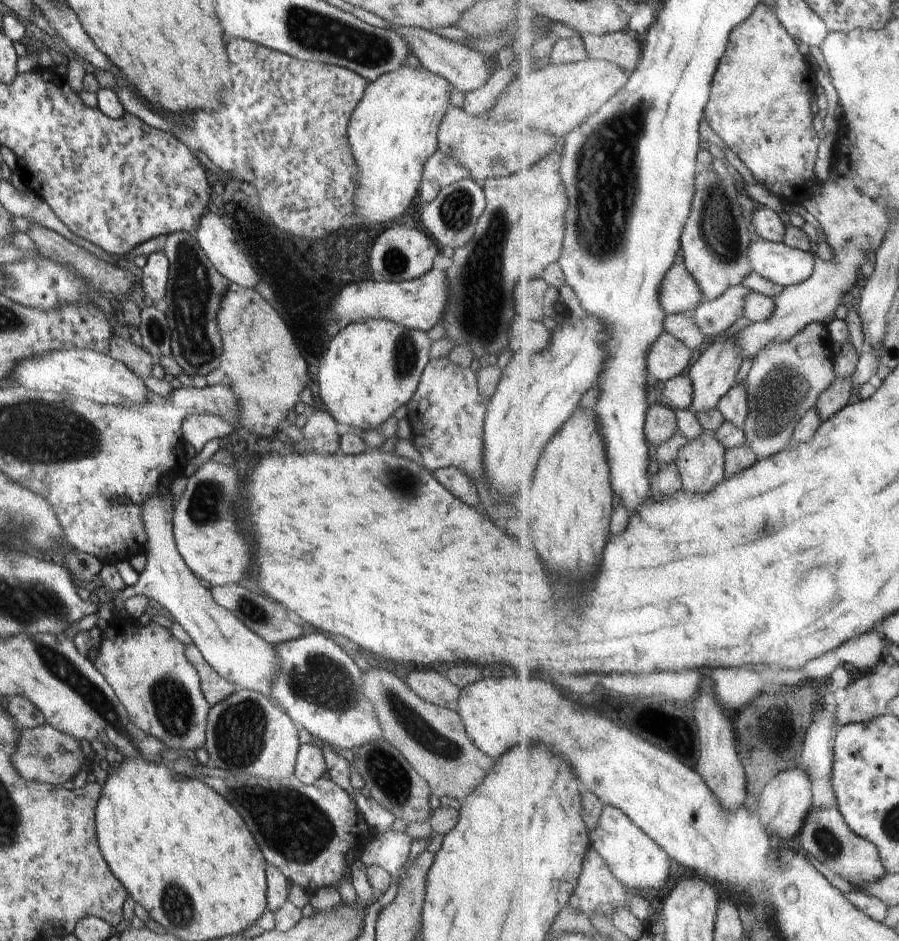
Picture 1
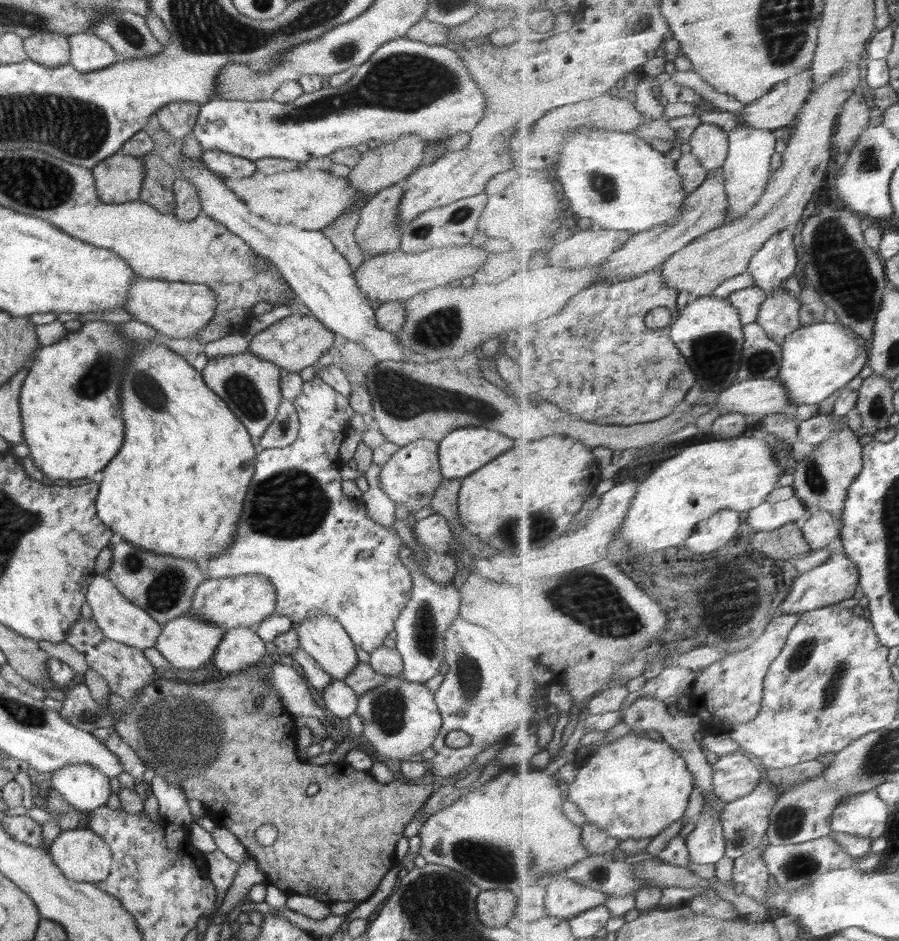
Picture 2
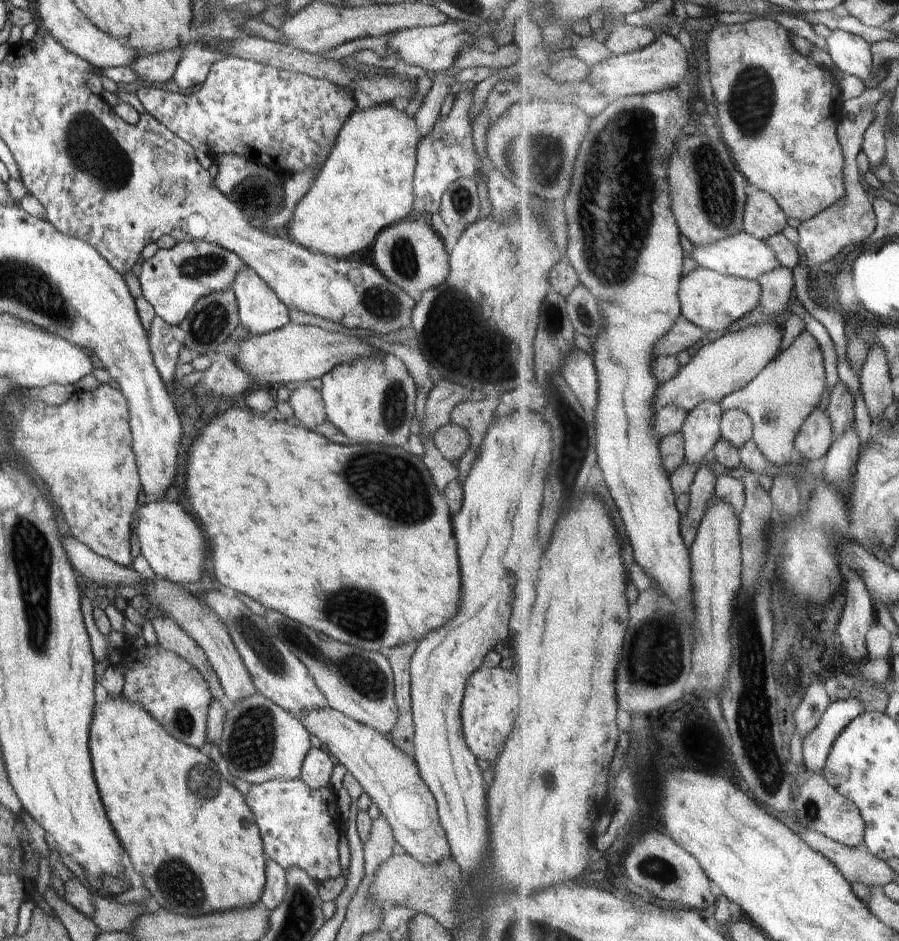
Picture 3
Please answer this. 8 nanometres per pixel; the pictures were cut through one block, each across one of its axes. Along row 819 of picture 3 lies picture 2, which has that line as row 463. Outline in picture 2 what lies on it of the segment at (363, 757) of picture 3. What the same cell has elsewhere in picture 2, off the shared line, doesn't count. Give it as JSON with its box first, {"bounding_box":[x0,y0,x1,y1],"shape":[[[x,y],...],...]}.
{"bounding_box":[380,439,443,513],"shape":[[[420,439],[400,447],[396,453],[384,463],[380,471],[380,488],[395,505],[404,506],[408,513],[417,513],[428,508],[436,488],[443,480],[438,458],[438,443]]]}

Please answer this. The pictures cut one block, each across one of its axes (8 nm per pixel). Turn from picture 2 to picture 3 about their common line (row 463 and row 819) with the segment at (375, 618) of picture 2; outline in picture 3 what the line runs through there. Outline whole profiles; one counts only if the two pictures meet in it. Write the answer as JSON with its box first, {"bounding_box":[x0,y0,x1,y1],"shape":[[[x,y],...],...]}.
{"bounding_box":[243,779,344,883],"shape":[[[274,779],[262,784],[251,785],[243,798],[251,808],[251,813],[258,825],[264,851],[285,871],[292,867],[302,868],[317,883],[334,879],[342,874],[338,841],[342,835],[344,820],[336,803],[337,794],[330,786],[312,789],[302,779]]]}

